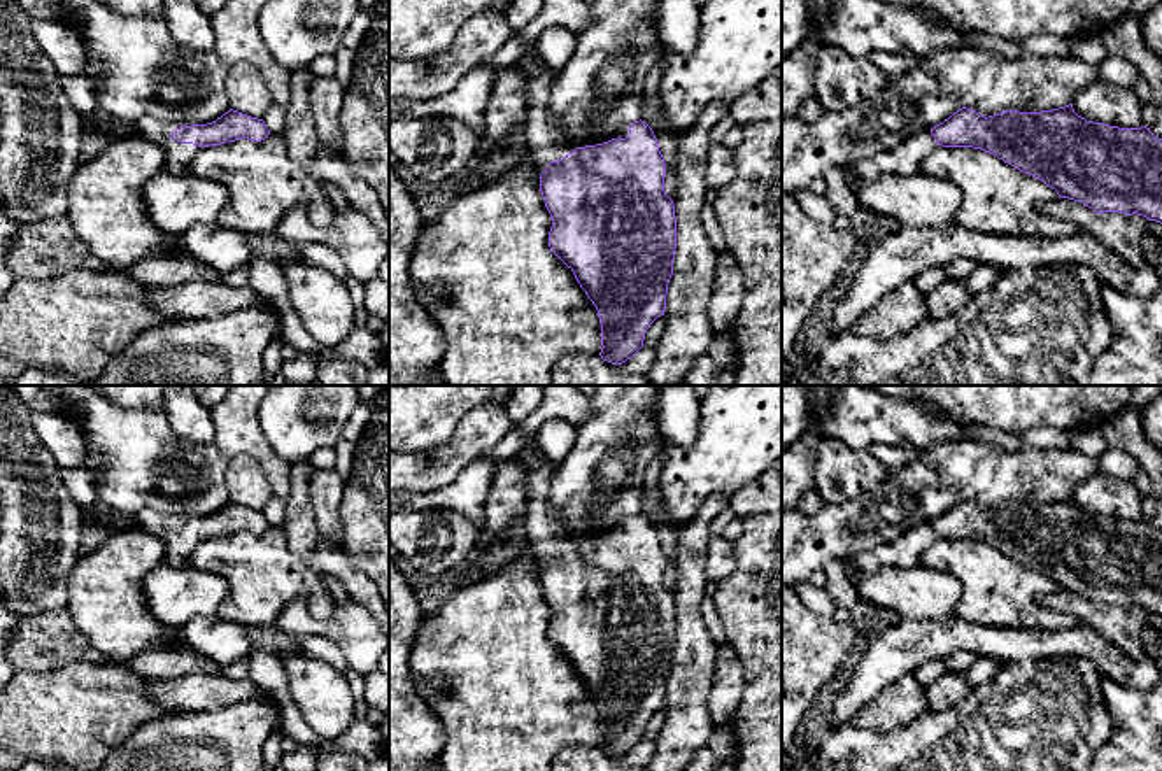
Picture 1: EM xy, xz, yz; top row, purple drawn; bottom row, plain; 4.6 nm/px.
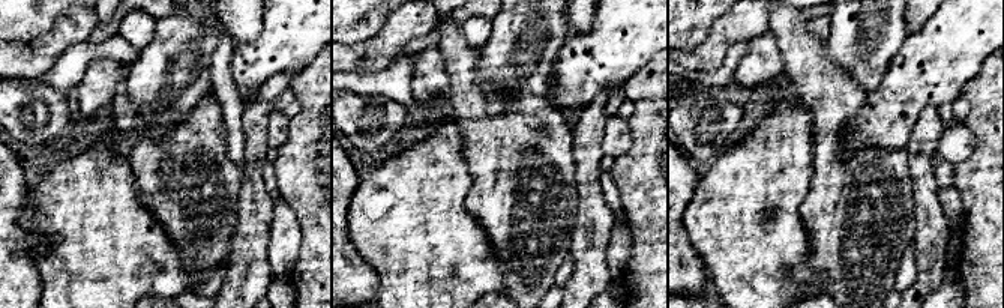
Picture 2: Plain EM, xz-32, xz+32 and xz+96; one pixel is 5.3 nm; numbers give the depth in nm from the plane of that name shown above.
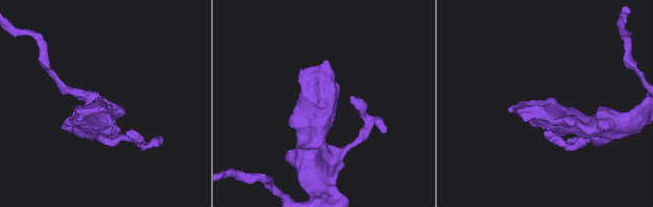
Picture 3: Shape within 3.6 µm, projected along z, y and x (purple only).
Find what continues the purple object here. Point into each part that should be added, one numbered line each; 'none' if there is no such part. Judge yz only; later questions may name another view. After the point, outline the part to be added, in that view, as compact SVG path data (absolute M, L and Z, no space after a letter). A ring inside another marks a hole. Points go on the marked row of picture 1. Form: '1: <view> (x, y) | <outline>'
1: yz (906, 158) | M924 130L899 142L897 147L880 152L871 159L859 161L847 170L847 186L854 191L855 180L875 180L885 172L899 175L913 175L920 172L920 165L927 154L931 154L938 144L931 135L931 130Z

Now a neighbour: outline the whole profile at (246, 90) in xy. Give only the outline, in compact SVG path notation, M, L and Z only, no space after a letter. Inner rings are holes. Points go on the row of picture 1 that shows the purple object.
M237 63L228 68L224 91L230 109L263 119L273 98L261 74L249 63Z

